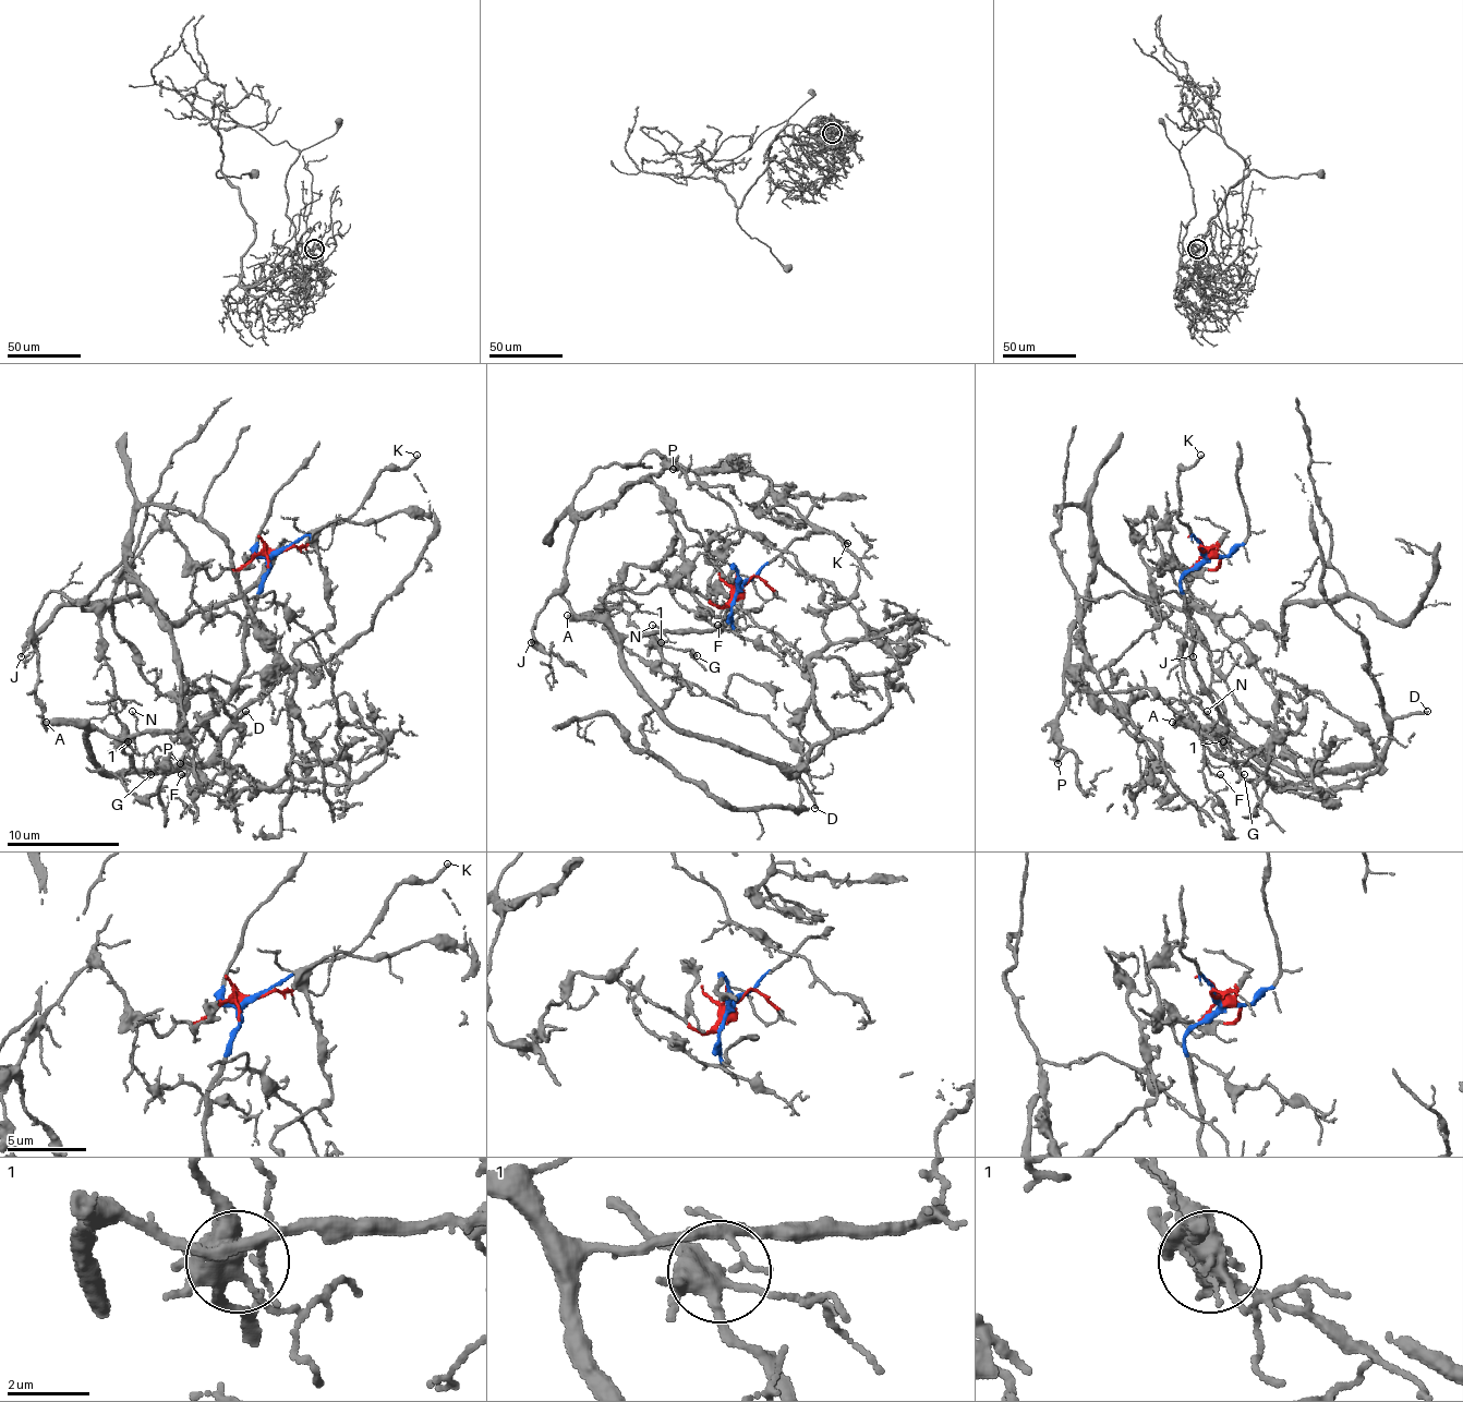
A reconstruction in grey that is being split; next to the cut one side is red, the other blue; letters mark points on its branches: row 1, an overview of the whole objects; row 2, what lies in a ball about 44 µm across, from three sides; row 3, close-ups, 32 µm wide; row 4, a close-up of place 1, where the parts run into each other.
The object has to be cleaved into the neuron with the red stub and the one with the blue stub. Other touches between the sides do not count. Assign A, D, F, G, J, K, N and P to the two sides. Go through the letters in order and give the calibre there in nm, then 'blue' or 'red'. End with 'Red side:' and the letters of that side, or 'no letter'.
A: 460 nm | blue
D: 200 nm | blue
F: 110 nm | blue
G: 140 nm | red
J: 120 nm | red
K: 190 nm | blue
N: 110 nm | blue
P: 180 nm | red
Red side: G, J, P

